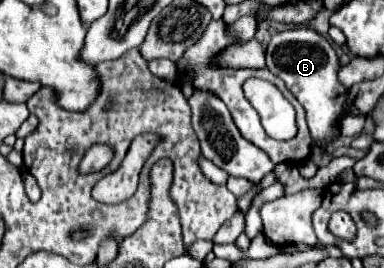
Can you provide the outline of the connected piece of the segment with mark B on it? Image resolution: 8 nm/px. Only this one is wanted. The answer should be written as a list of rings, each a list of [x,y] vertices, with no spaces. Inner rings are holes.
[[[308,28],[282,30],[274,34],[266,46],[266,68],[272,70],[272,74],[276,74],[278,78],[282,78],[286,88],[304,106],[306,122],[314,140],[330,138],[336,134],[338,118],[346,102],[348,90],[338,84],[338,56],[324,36]]]

